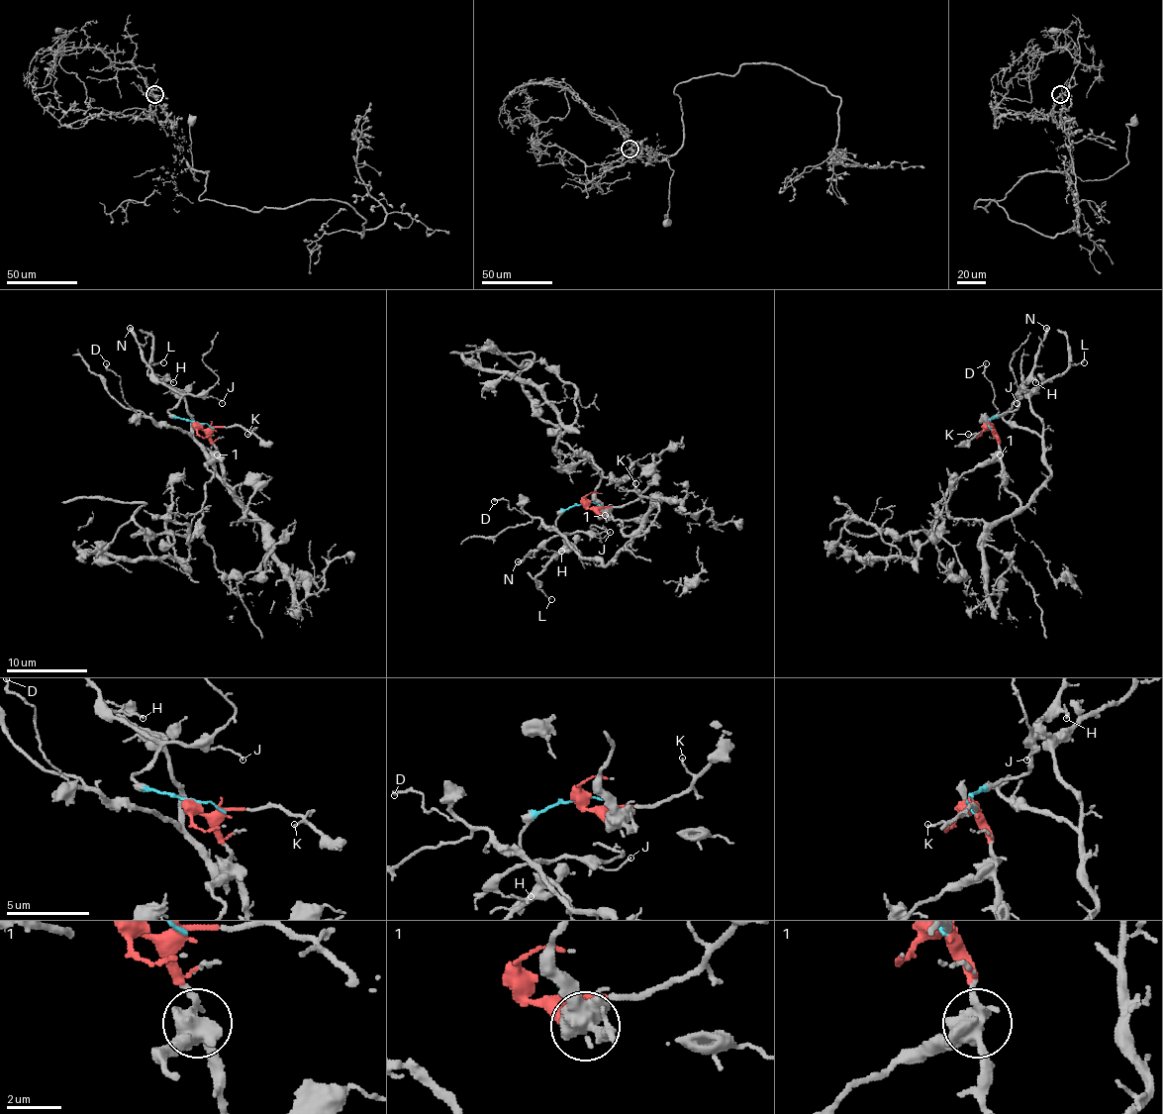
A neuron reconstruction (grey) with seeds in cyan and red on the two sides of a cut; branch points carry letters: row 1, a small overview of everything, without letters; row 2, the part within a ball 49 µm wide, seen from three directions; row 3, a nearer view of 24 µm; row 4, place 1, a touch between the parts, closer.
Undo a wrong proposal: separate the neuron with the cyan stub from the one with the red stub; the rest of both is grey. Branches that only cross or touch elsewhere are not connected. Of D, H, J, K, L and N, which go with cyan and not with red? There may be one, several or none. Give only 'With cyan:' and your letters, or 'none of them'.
With cyan: H, J, N

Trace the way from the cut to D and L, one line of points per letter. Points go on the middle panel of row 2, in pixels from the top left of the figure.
D: (586, 503), (613, 517), (630, 540), (606, 565), (584, 559), (551, 527), (511, 509), (507, 501), (495, 501)
L: (586, 503), (613, 517), (630, 540), (606, 565), (580, 557), (570, 546), (535, 577), (537, 588), (551, 598)

